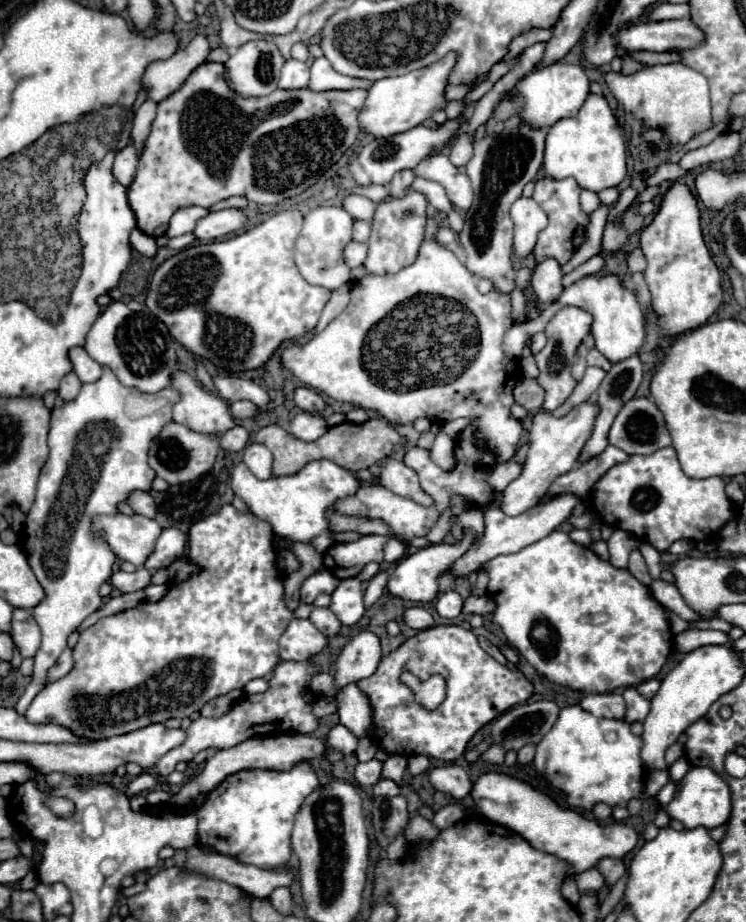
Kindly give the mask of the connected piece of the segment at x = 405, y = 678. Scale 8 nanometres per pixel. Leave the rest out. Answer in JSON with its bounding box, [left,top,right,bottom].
[402,672,446,708]

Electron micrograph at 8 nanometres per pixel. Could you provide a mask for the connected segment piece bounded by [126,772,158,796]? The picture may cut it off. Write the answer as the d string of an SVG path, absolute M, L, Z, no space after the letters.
M144 772L144 774L140 774L138 778L134 778L134 780L130 782L126 794L128 794L128 796L134 796L134 794L140 794L142 790L150 790L150 788L154 788L156 784L158 784L158 778L152 776L152 774L148 774L148 772Z

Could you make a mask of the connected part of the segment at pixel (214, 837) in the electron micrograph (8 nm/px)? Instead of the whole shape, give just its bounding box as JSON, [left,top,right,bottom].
[198,762,318,868]

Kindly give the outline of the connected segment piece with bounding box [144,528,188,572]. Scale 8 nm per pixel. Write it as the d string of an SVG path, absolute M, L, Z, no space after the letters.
M166 528L160 538L156 540L154 552L150 554L150 558L146 560L146 568L156 572L160 568L170 566L174 560L182 558L186 554L188 548L188 536L184 532L180 532L178 528Z

